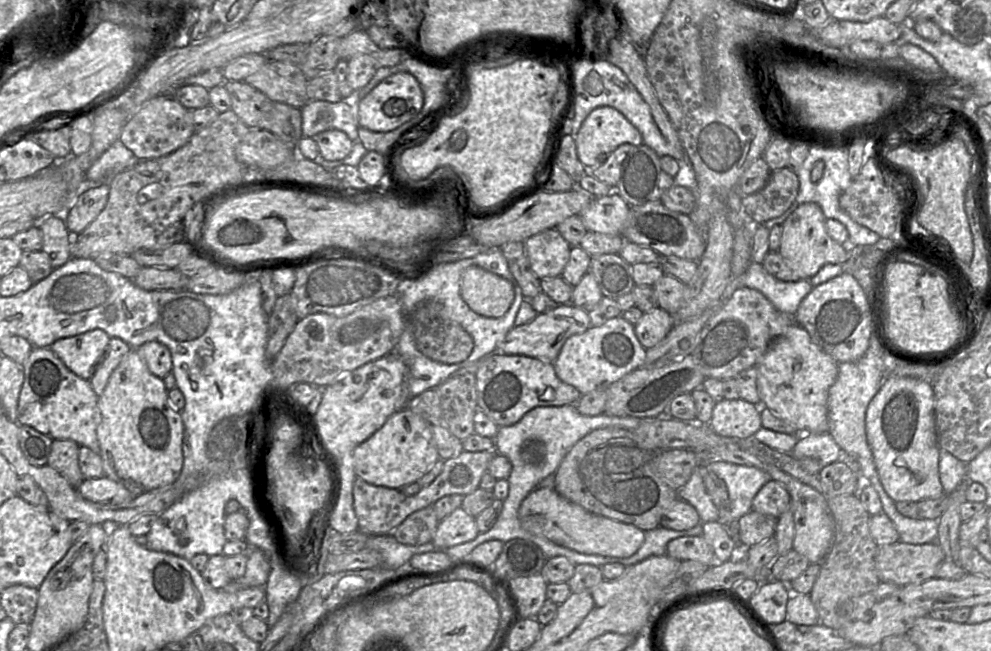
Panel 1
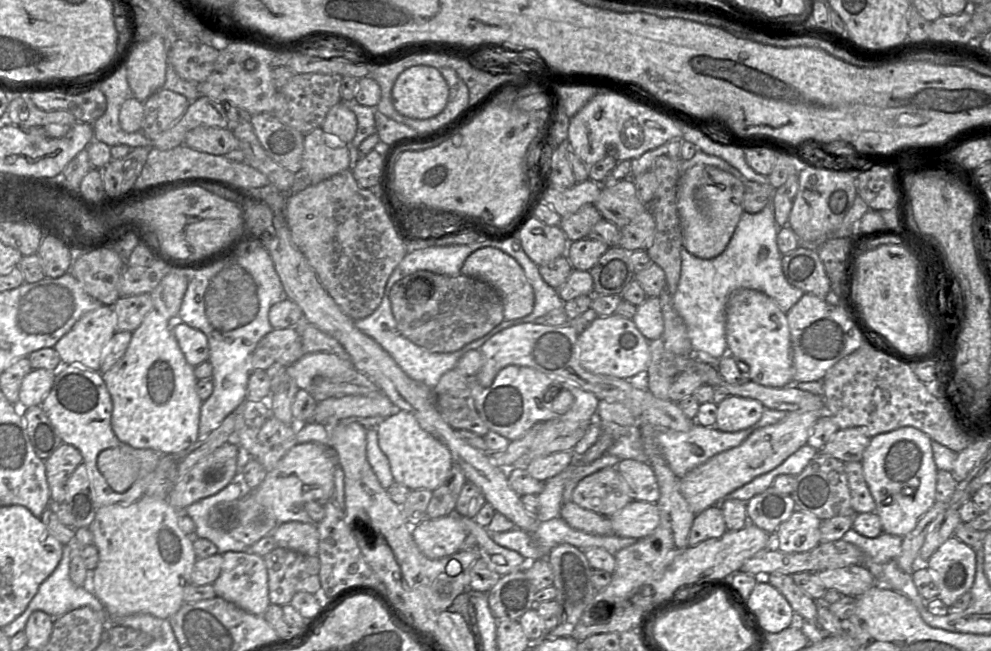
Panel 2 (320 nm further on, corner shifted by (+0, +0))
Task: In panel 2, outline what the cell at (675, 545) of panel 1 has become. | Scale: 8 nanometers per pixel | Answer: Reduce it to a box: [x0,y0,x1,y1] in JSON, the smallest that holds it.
[689,505,727,546]

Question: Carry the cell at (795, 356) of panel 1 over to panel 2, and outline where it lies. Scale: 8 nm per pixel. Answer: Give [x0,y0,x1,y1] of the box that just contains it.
[725,289,794,388]

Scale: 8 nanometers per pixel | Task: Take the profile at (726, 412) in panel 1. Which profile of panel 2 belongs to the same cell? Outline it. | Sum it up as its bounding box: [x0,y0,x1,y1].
[715,395,765,432]

